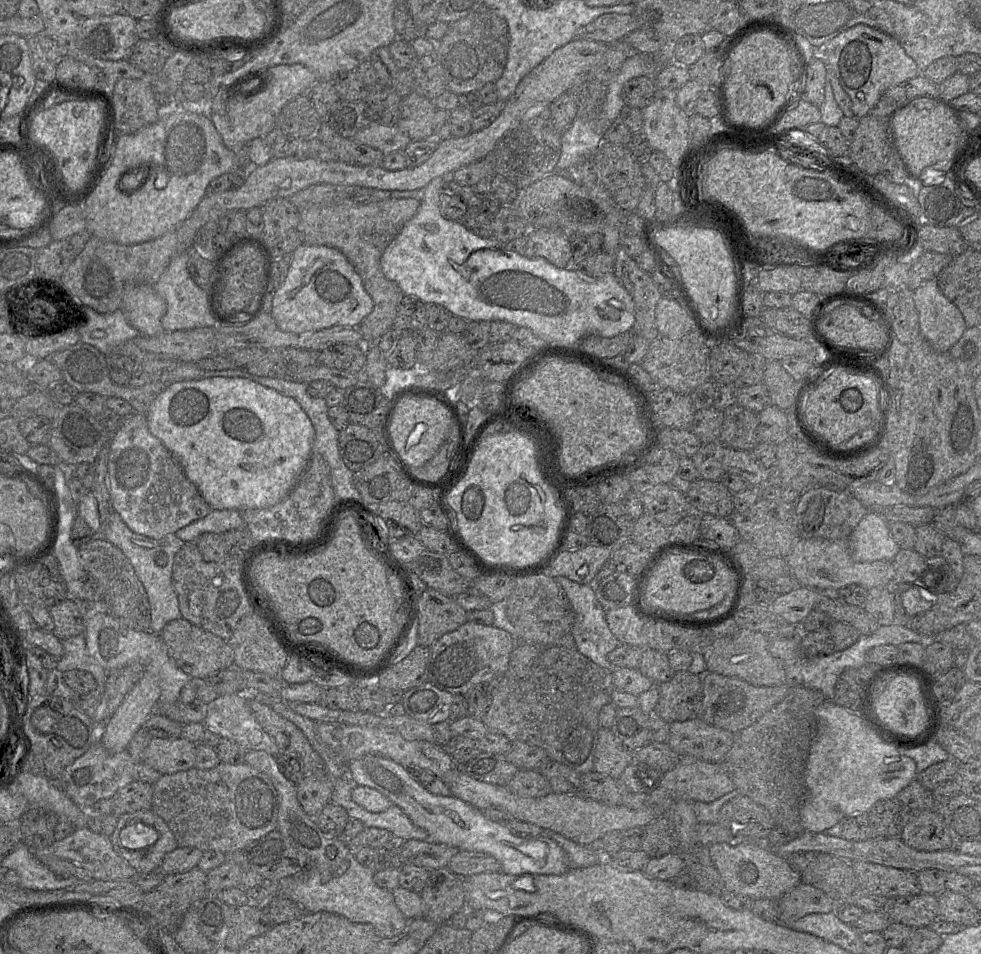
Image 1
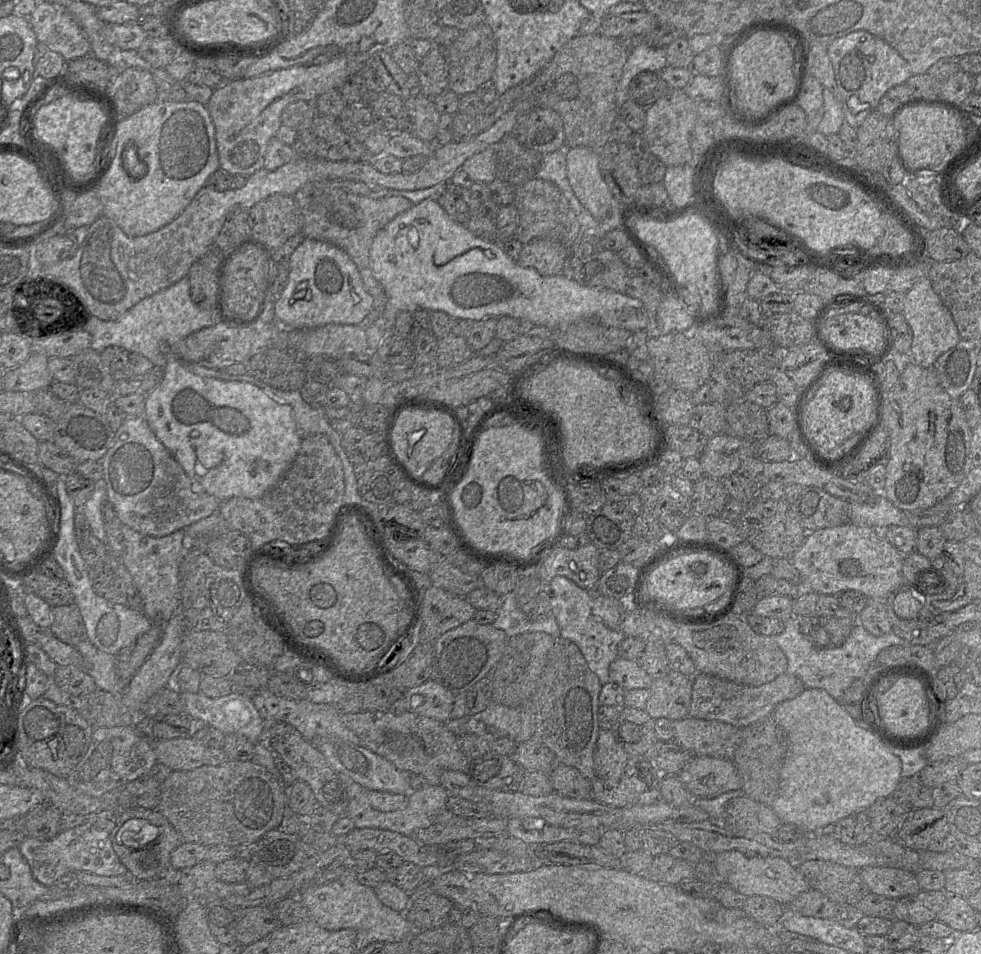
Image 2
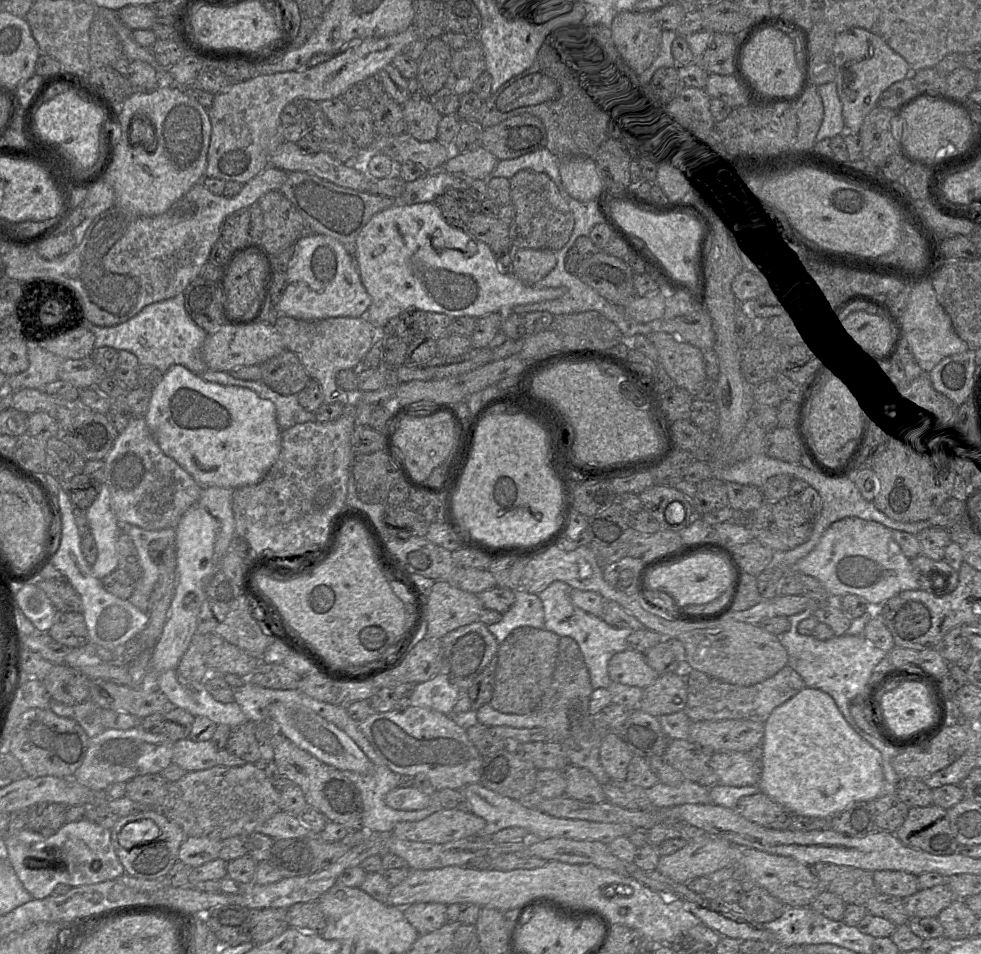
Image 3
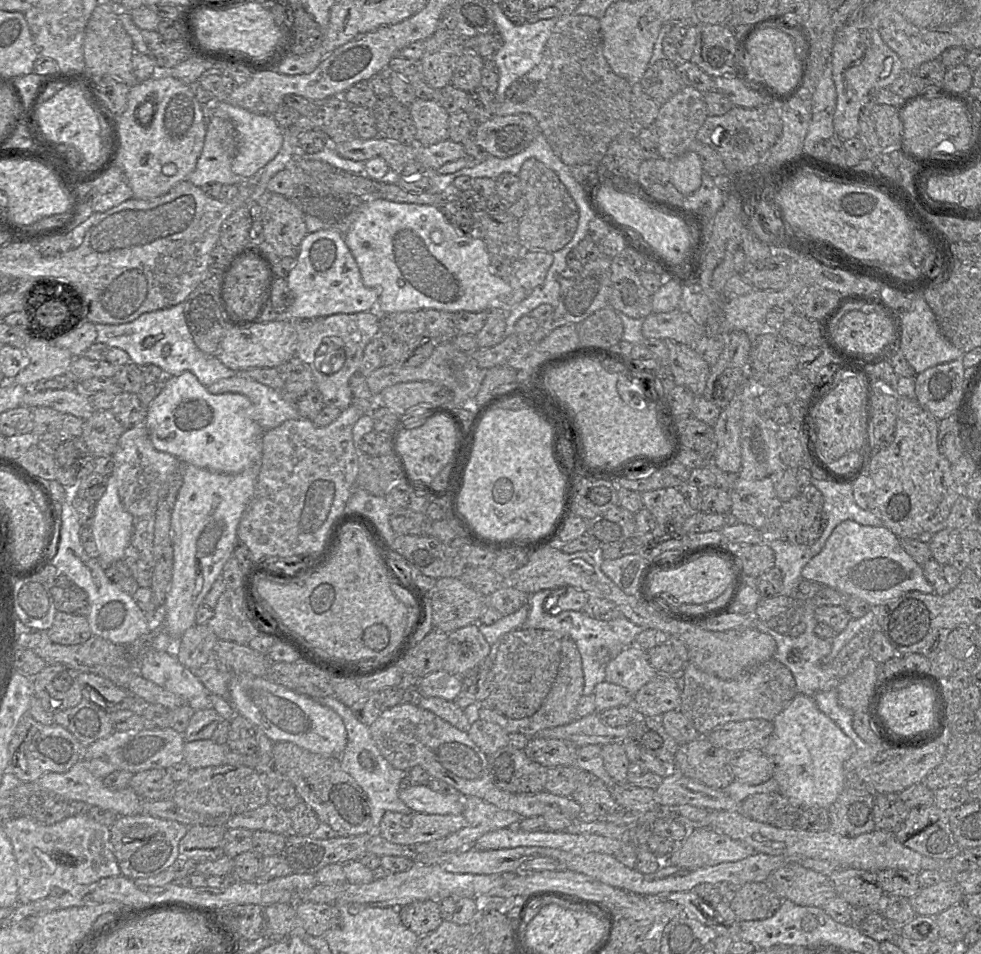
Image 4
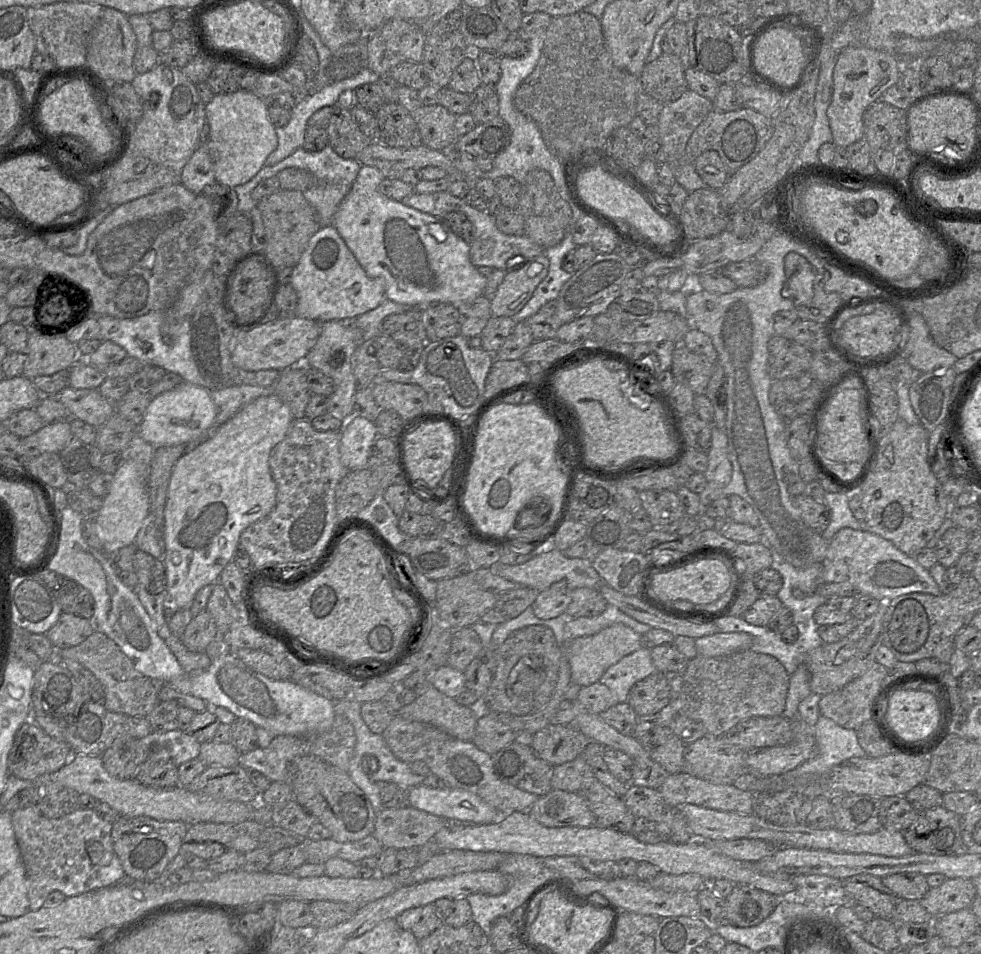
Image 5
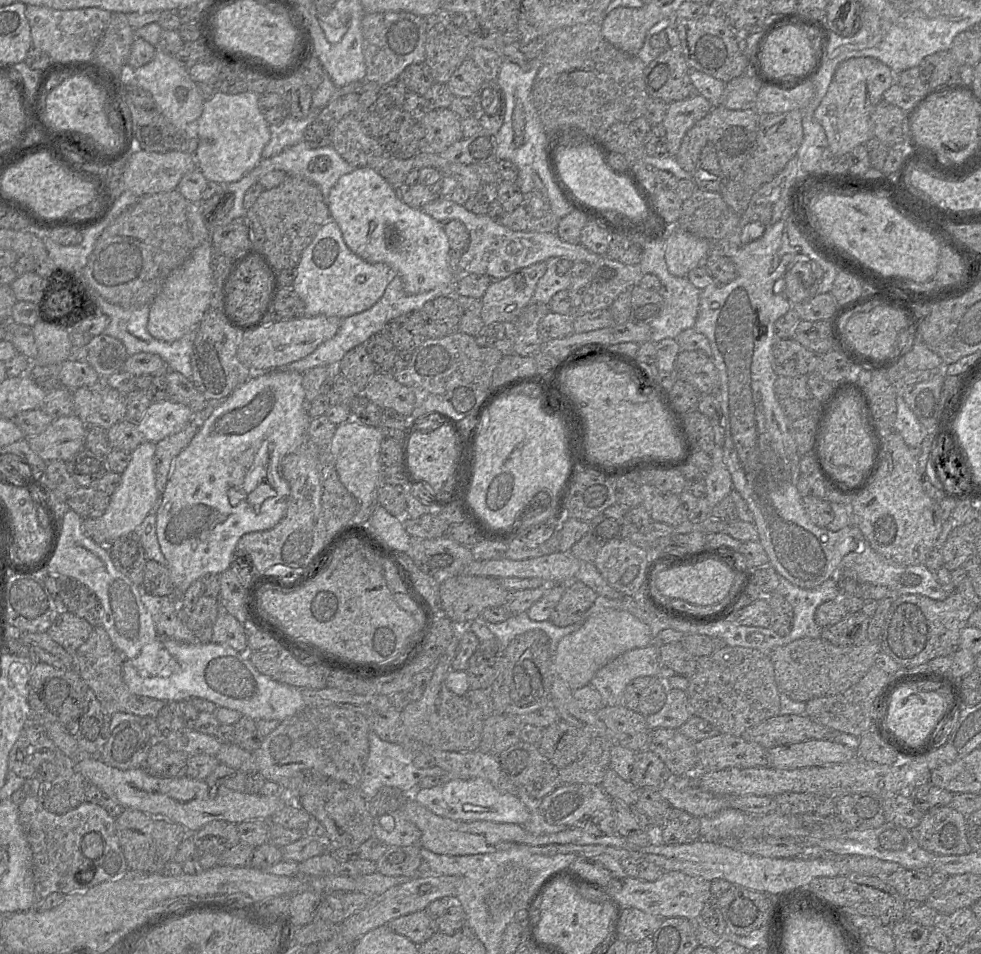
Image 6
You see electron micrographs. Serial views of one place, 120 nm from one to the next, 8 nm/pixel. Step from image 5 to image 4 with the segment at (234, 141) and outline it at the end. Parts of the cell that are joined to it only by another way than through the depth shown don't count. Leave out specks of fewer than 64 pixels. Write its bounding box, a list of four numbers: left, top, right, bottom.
[214,100,284,178]

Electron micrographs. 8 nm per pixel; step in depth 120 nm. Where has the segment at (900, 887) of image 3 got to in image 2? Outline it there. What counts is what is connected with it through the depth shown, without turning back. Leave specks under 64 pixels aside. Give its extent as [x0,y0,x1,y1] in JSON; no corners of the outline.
[860,867,920,900]

